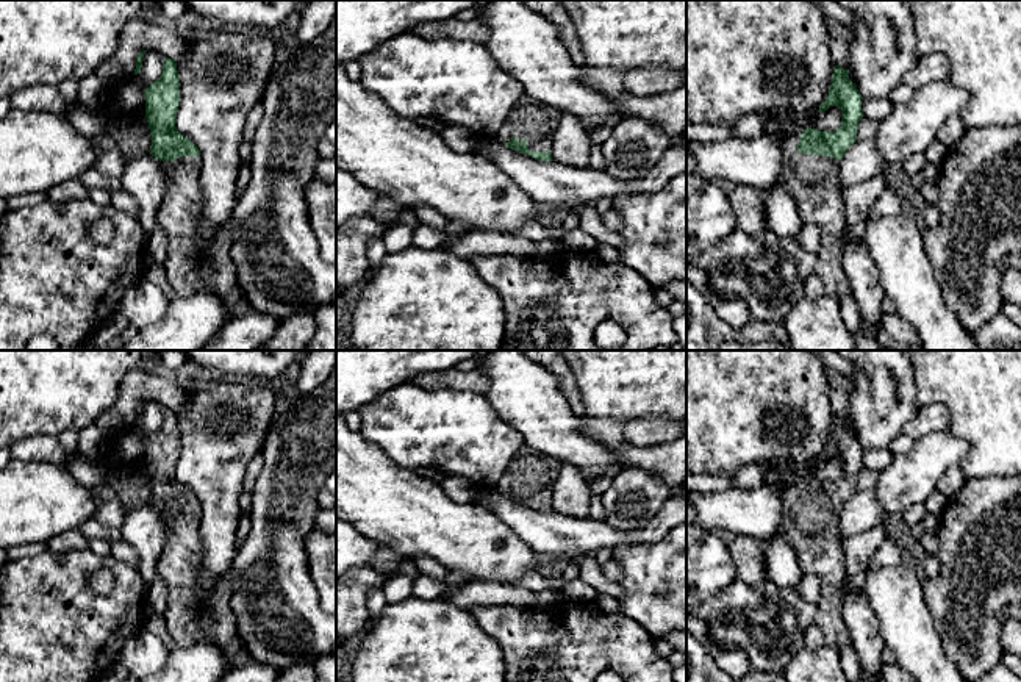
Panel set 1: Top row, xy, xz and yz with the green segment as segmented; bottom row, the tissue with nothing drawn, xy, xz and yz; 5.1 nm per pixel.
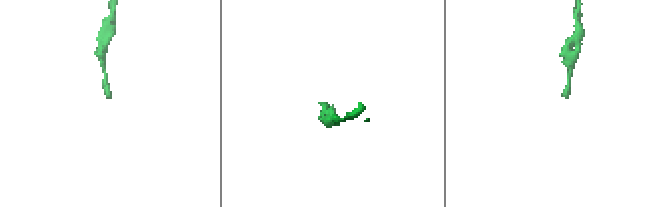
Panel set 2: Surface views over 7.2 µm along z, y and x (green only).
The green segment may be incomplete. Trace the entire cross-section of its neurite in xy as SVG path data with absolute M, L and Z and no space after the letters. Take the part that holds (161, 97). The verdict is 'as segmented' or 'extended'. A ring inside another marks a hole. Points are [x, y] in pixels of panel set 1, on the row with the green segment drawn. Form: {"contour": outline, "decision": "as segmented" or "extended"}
{"contour": "M164 58L161 77L145 89L144 95L145 119L152 135L150 155L166 163L164 167L169 177L167 192L156 211L156 225L167 236L167 257L163 263L167 282L175 296L186 297L210 289L216 293L233 313L239 313L244 308L242 293L238 283L236 266L230 257L231 238L228 224L222 225L206 242L206 257L200 261L194 260L194 253L203 241L199 227L203 205L200 191L202 156L199 147L175 127L180 106L180 77L175 59Z", "decision": "extended"}

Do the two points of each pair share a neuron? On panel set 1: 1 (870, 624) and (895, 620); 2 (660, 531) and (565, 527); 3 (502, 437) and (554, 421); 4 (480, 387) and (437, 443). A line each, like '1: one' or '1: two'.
1: two
2: one
3: two
4: two

